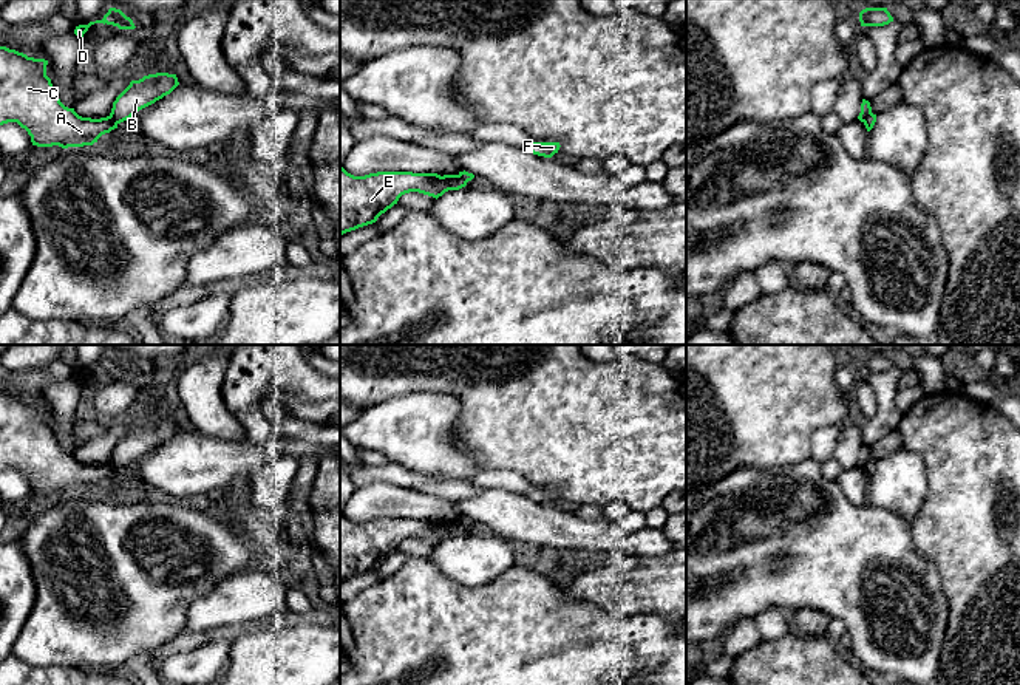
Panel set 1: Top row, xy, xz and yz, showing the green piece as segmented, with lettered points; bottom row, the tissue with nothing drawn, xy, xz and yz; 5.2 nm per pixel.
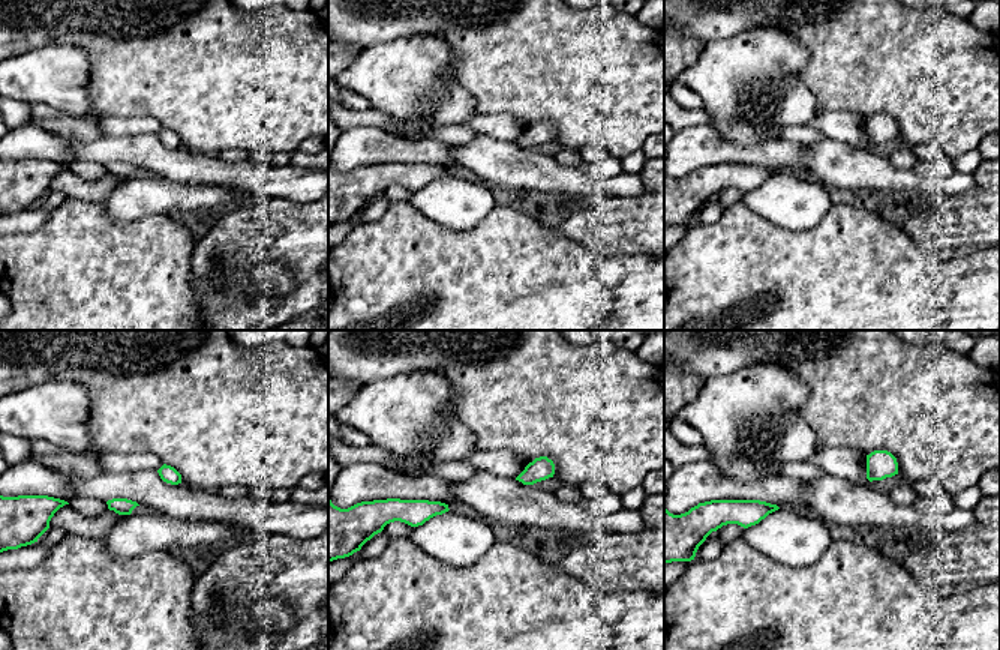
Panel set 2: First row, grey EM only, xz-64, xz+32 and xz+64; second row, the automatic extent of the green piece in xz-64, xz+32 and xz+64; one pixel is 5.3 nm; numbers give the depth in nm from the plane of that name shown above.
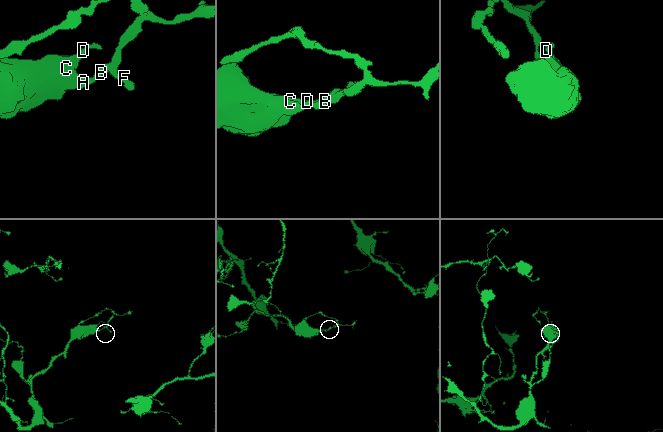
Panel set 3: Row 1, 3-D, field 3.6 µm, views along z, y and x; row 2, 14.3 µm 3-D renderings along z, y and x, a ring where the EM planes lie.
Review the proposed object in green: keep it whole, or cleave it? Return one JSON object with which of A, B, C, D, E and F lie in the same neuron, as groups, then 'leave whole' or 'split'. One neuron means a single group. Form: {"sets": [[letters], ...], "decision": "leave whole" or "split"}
{"sets": [["A", "C", "D", "E"], ["B", "F"]], "decision": "split"}

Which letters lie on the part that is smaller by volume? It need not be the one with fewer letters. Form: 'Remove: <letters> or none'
Remove: B, F

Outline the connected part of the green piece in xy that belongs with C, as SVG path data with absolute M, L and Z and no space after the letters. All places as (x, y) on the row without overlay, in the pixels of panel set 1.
M0 393L0 472L17 469L31 482L32 492L62 495L93 492L97 486L117 475L114 464L82 464L74 455L65 453L46 422L48 407L28 404L23 399Z

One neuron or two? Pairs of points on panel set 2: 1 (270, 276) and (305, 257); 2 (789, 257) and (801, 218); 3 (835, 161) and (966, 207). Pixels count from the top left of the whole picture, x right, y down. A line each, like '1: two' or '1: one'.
1: two
2: two
3: two

